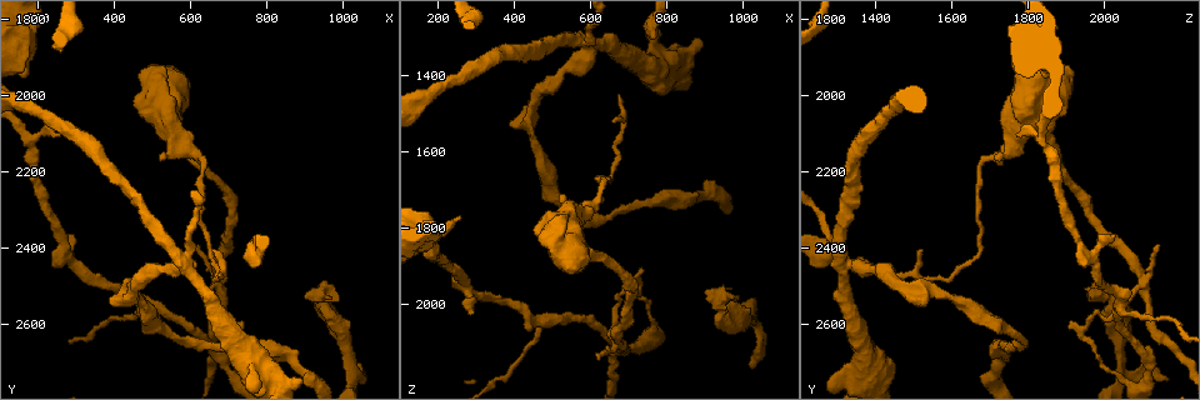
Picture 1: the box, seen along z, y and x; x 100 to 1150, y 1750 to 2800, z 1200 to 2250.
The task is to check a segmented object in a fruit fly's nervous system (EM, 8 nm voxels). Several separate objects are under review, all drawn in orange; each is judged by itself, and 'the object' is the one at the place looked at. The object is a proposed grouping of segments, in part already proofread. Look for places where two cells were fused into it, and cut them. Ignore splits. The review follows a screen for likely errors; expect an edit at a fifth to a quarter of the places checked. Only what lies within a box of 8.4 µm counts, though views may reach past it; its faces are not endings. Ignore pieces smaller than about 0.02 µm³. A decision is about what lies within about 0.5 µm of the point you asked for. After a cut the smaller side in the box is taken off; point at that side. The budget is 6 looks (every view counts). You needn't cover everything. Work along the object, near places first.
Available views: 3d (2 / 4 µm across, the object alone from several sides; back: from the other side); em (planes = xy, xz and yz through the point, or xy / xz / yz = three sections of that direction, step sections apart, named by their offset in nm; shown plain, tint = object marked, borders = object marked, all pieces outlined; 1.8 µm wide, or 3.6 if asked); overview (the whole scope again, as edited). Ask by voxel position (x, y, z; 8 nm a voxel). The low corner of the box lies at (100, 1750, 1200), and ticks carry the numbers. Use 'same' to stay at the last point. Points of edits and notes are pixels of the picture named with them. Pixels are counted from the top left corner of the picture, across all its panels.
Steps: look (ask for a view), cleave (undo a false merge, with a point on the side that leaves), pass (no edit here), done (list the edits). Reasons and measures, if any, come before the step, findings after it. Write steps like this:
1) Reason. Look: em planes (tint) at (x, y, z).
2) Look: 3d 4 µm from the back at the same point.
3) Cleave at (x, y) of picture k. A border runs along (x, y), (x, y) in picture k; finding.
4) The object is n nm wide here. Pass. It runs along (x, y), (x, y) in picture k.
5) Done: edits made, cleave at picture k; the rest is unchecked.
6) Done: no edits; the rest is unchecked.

Looks like a crossing. Look: em xy step 16 (tint) at (585, 2455, 1325).

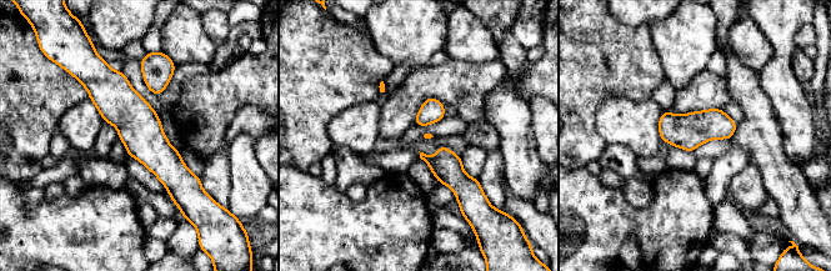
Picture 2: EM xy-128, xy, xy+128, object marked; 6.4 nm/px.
Cut it another way. Look: em planes (tint) at the same point.

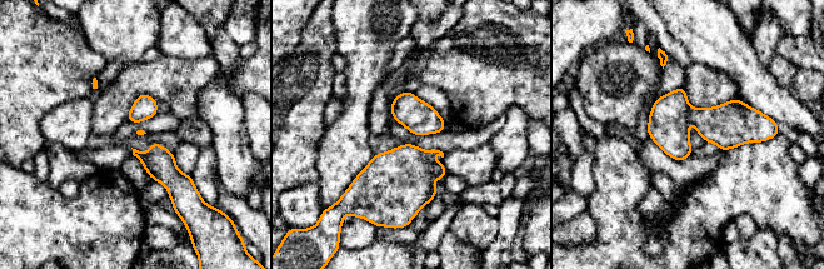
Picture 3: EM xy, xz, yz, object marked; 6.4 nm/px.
Cleave at (724, 124) of picture 3. A border runs along (689, 105), (688, 120) in picture 3; two cells meet here.

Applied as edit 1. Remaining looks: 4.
Look: overview.

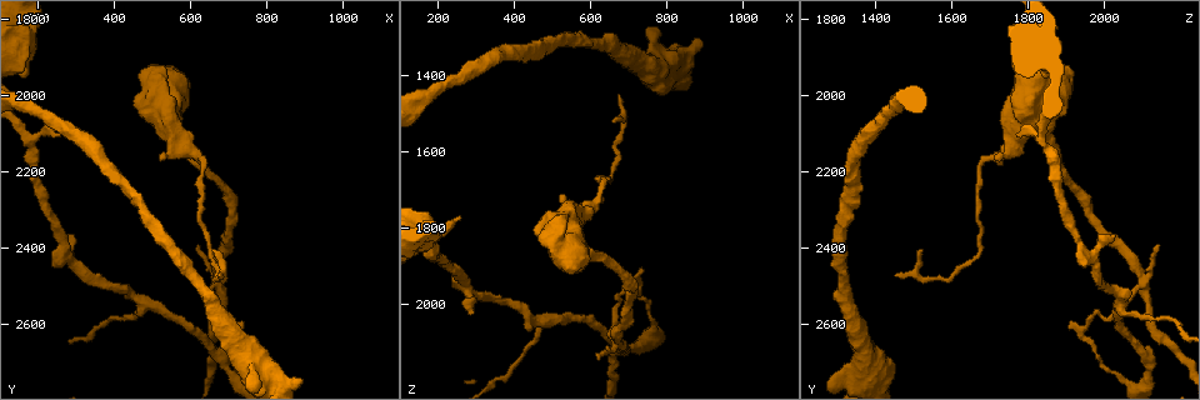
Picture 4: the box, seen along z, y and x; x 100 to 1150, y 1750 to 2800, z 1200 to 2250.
Closes a loop. Look: 3d 4 µm at (530, 1950, 1780).

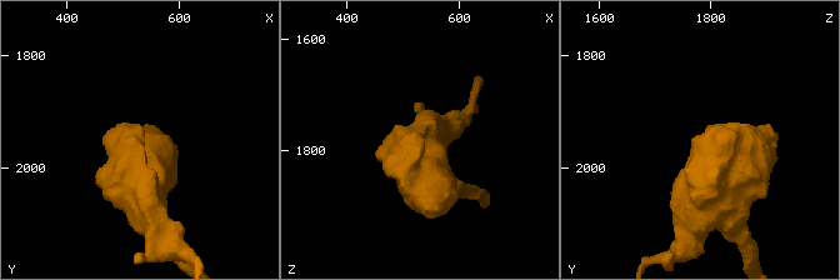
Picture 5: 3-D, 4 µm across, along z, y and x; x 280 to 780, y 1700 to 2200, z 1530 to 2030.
Now the EM. Look: em 3.6 µm xy step 16 (tint) at (530, 1955, 1790).

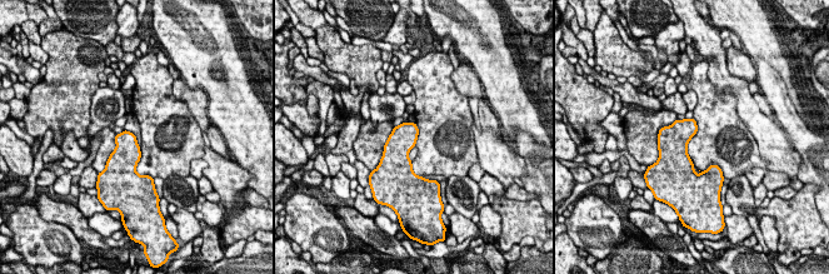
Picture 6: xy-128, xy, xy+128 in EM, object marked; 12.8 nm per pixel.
Look: em 3.6 µm planes (tint) at the same point.

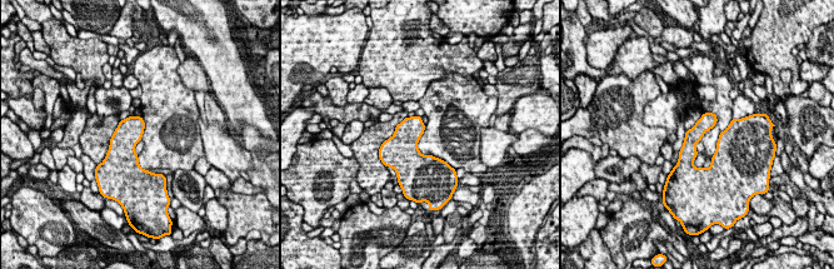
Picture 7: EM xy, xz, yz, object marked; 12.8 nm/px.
Pass. It runs along (737, 130), (709, 168), (695, 169), (682, 162) in picture 7; one cell here.

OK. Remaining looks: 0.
Done: edits made, cleave at picture 3; the rest is unchecked.

